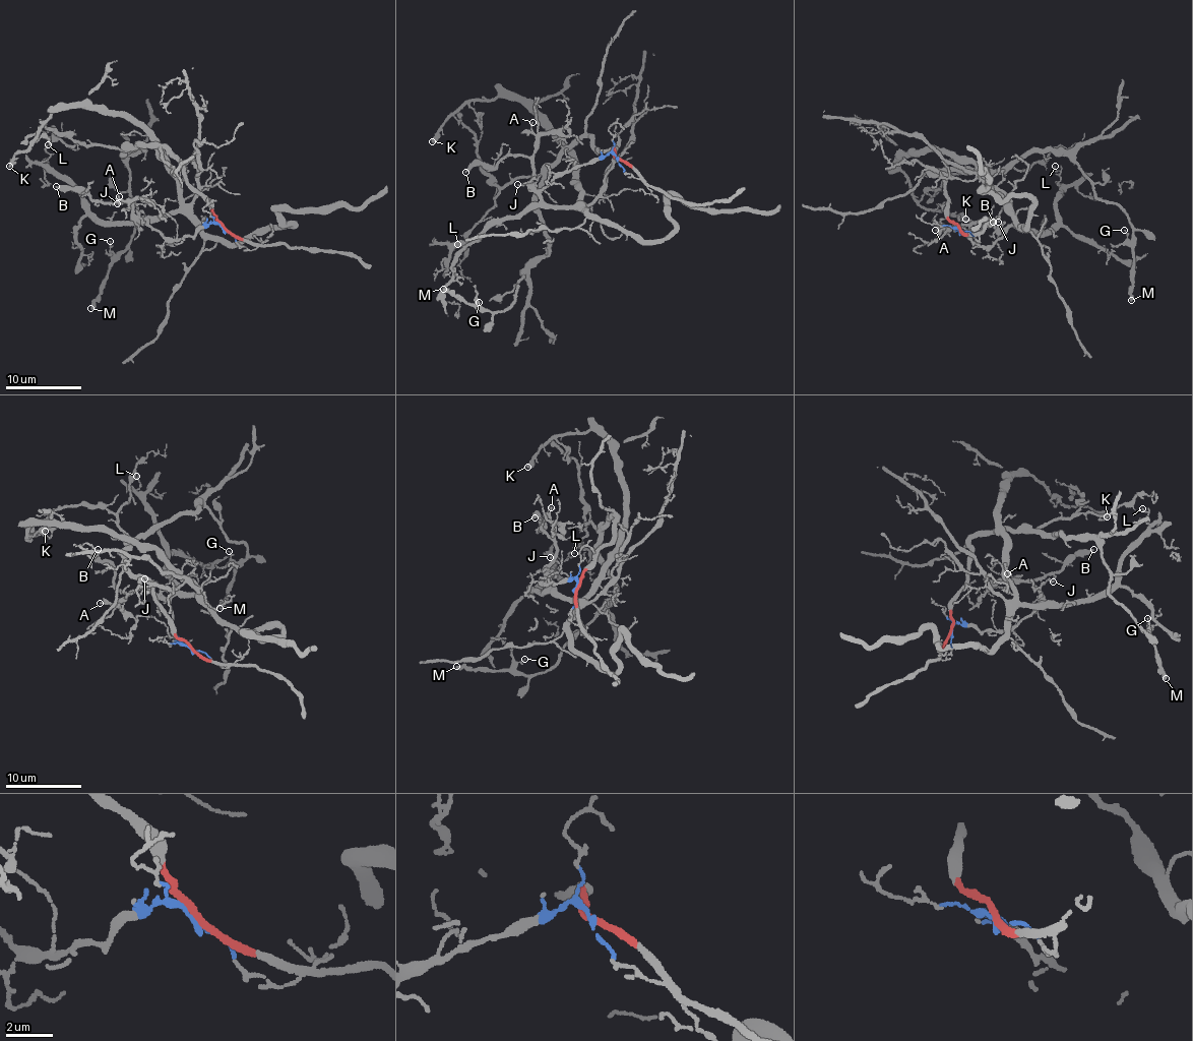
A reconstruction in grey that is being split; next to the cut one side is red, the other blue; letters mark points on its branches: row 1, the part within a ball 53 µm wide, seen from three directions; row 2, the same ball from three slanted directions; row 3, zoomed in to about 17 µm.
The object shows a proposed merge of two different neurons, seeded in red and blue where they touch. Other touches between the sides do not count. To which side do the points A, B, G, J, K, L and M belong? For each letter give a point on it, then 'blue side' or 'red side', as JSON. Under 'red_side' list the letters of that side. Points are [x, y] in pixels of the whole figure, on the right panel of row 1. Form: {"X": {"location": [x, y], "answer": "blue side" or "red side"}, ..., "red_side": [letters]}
{"A": {"location": [935, 230], "answer": "blue side"}, "B": {"location": [993, 222], "answer": "blue side"}, "G": {"location": [1124, 230], "answer": "red side"}, "J": {"location": [998, 222], "answer": "blue side"}, "K": {"location": [965, 219], "answer": "blue side"}, "L": {"location": [1055, 166], "answer": "blue side"}, "M": {"location": [1131, 300], "answer": "red side"}, "red_side": ["G", "M"]}

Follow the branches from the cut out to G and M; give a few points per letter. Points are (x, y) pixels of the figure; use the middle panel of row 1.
G: (619, 158), (587, 136), (573, 139), (537, 199), (548, 250), (516, 284), (514, 304), (487, 312), (480, 301)
M: (619, 158), (576, 137), (545, 173), (537, 209), (548, 250), (516, 284), (514, 304), (479, 310), (442, 288)

